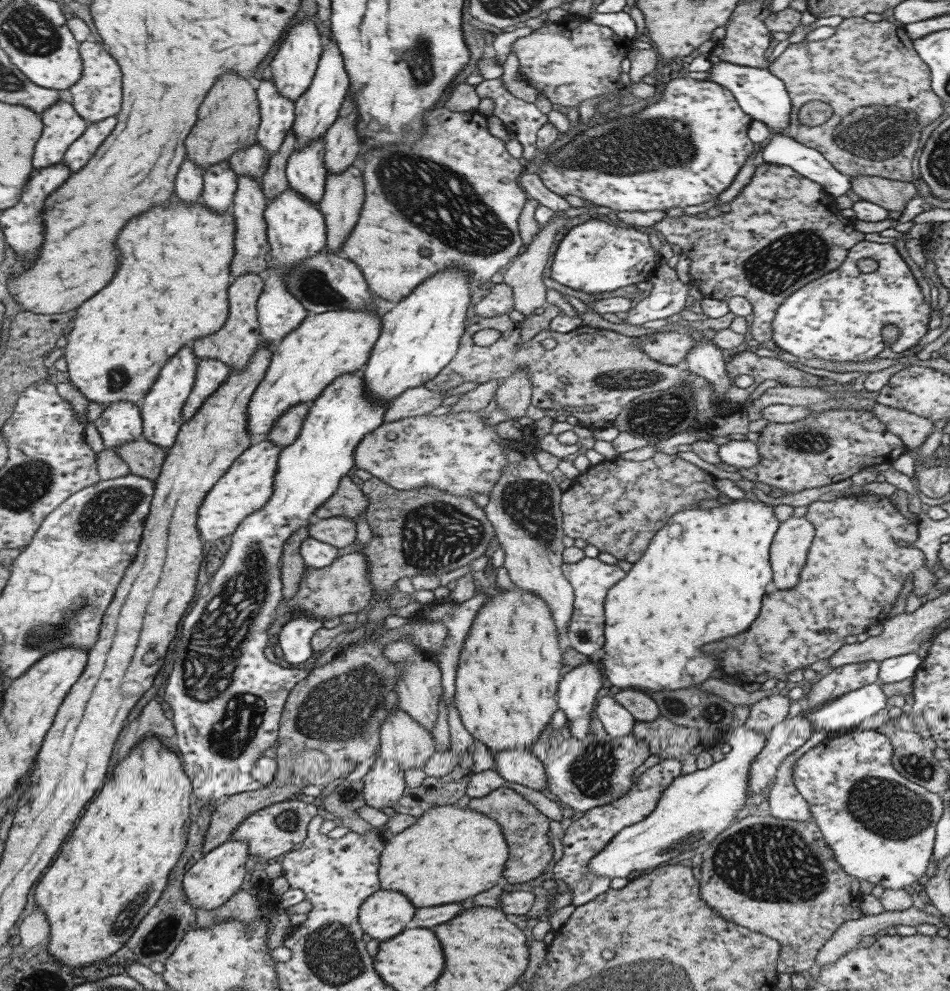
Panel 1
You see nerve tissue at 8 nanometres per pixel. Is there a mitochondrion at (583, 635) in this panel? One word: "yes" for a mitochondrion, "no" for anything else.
yes

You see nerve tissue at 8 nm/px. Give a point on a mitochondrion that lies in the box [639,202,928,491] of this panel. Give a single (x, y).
(780, 263)

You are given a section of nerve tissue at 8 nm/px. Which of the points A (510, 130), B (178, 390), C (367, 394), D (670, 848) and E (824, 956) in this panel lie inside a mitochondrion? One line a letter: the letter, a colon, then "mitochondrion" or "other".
A: other
B: other
C: other
D: mitochondrion
E: other

